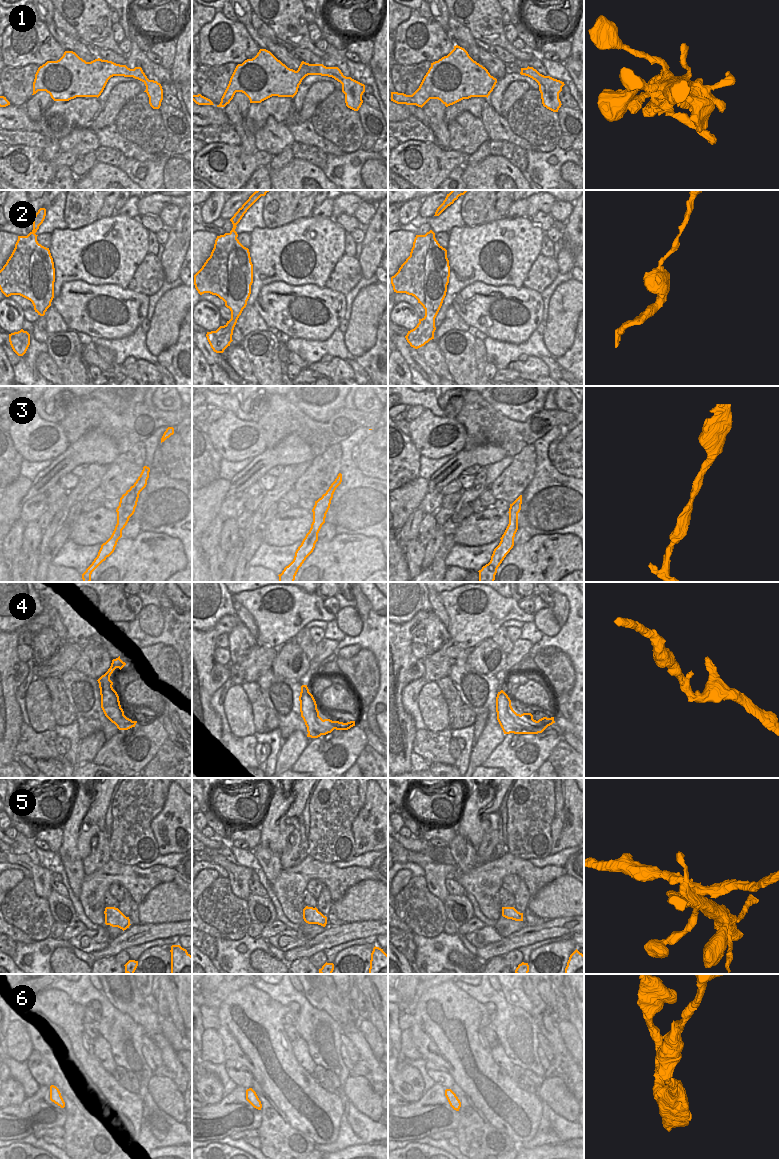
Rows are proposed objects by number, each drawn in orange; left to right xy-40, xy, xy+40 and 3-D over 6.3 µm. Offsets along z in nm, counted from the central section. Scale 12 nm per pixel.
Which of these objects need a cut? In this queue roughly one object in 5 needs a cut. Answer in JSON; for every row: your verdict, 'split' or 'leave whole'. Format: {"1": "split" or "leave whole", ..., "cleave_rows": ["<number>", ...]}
{"1": "leave whole", "2": "leave whole", "3": "leave whole", "4": "leave whole", "5": "split", "6": "leave whole", "cleave_rows": ["5"]}

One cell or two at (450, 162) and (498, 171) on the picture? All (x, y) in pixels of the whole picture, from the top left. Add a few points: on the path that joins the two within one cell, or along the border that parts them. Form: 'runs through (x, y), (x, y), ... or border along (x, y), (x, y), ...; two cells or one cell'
border along (465, 163), (462, 166); two cells

